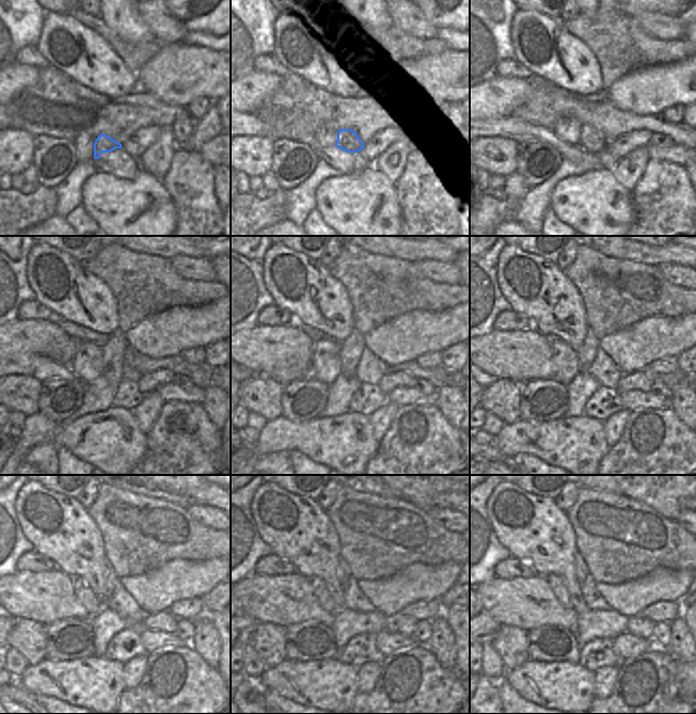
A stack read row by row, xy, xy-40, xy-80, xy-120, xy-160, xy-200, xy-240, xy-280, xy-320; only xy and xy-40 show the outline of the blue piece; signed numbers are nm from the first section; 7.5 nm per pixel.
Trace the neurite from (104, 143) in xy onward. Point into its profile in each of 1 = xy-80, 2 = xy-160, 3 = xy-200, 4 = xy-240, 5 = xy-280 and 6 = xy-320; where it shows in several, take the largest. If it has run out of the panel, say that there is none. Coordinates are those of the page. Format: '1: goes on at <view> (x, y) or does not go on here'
1: goes on at xy-80 (589, 140)
2: goes on at xy-160 (350, 350)
3: goes on at xy-200 (587, 352)
4: goes on at xy-240 (110, 576)
5: goes on at xy-280 (343, 569)
6: goes on at xy-320 (580, 566)

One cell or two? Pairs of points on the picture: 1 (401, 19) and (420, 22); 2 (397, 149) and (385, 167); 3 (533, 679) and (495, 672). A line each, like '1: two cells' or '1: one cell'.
1: one cell
2: one cell
3: two cells

